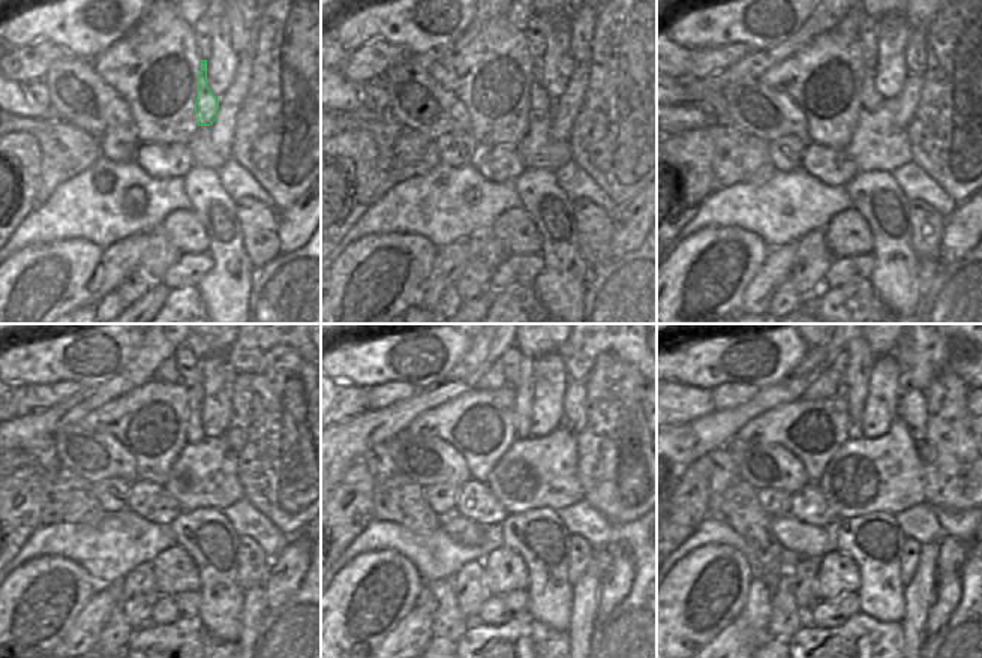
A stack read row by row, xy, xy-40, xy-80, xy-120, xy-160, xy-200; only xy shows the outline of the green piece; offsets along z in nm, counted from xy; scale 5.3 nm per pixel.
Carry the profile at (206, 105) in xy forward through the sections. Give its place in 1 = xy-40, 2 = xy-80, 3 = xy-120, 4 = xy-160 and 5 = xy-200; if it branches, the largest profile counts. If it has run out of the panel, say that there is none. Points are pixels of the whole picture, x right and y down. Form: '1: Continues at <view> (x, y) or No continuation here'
1: Continues at xy-40 (540, 104)
2: Continues at xy-80 (870, 99)
3: Continues at xy-120 (194, 432)
4: Continues at xy-160 (523, 388)
5: Continues at xy-200 (861, 360)

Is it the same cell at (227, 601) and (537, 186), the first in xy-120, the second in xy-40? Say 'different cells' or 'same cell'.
same cell

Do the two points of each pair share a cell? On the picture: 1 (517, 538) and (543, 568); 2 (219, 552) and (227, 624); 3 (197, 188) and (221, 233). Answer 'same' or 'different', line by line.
1: same
2: same
3: same

